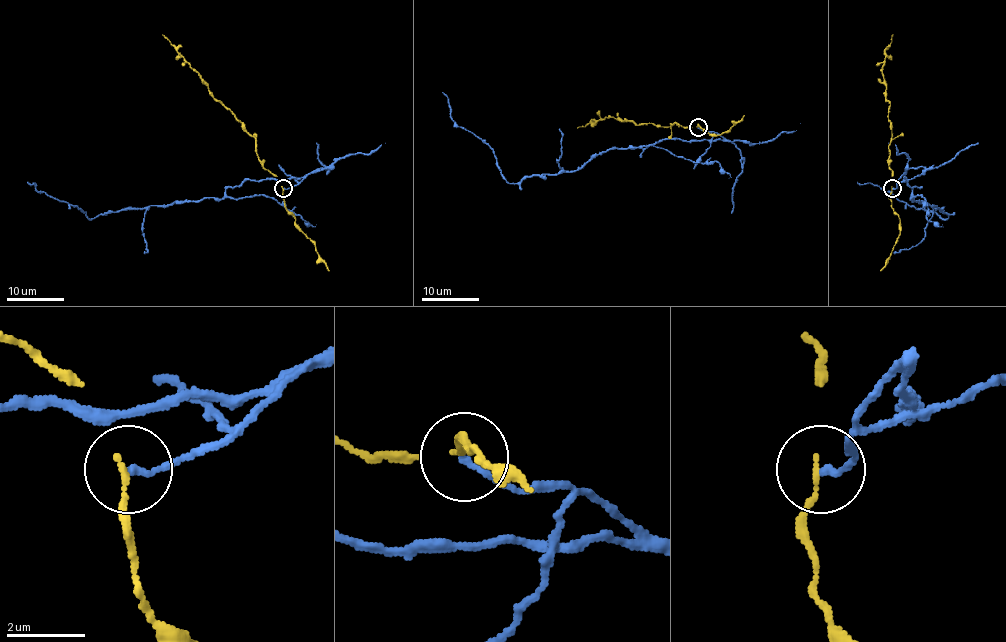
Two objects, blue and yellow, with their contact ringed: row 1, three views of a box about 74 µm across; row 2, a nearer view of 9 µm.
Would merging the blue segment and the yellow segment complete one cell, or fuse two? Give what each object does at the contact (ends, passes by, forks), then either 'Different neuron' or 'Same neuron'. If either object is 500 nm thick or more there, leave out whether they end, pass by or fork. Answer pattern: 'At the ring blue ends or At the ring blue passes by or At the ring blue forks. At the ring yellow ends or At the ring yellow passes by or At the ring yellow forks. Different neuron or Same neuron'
At the ring blue ends. At the ring yellow ends. Different neuron

